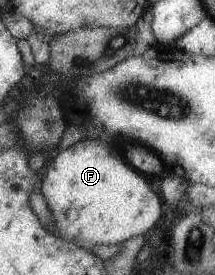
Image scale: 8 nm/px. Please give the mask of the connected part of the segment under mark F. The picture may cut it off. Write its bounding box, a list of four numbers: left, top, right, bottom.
[41,139,162,247]

